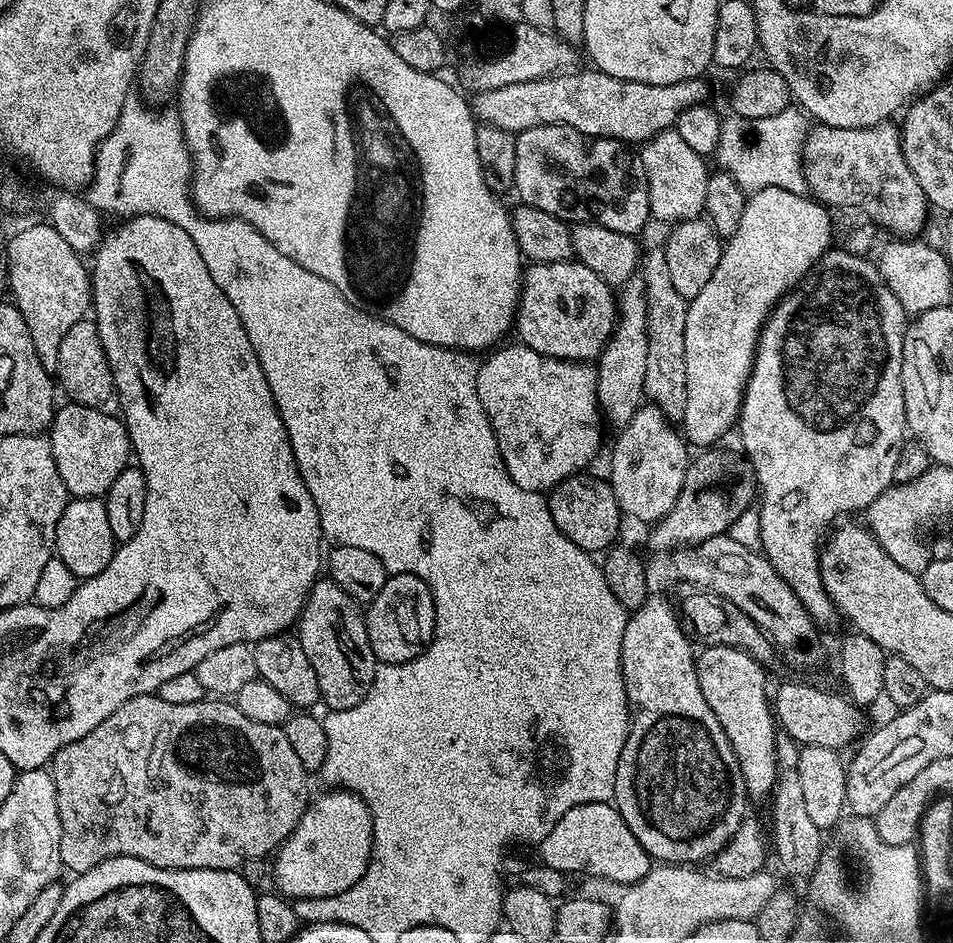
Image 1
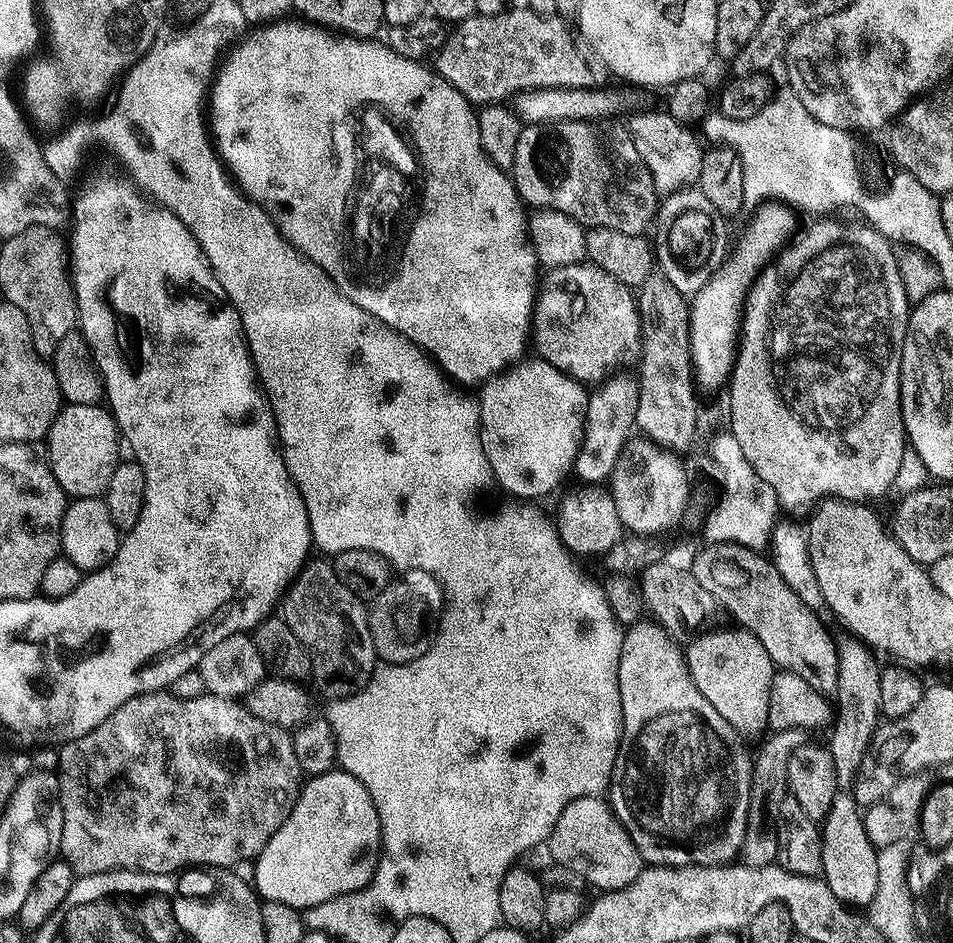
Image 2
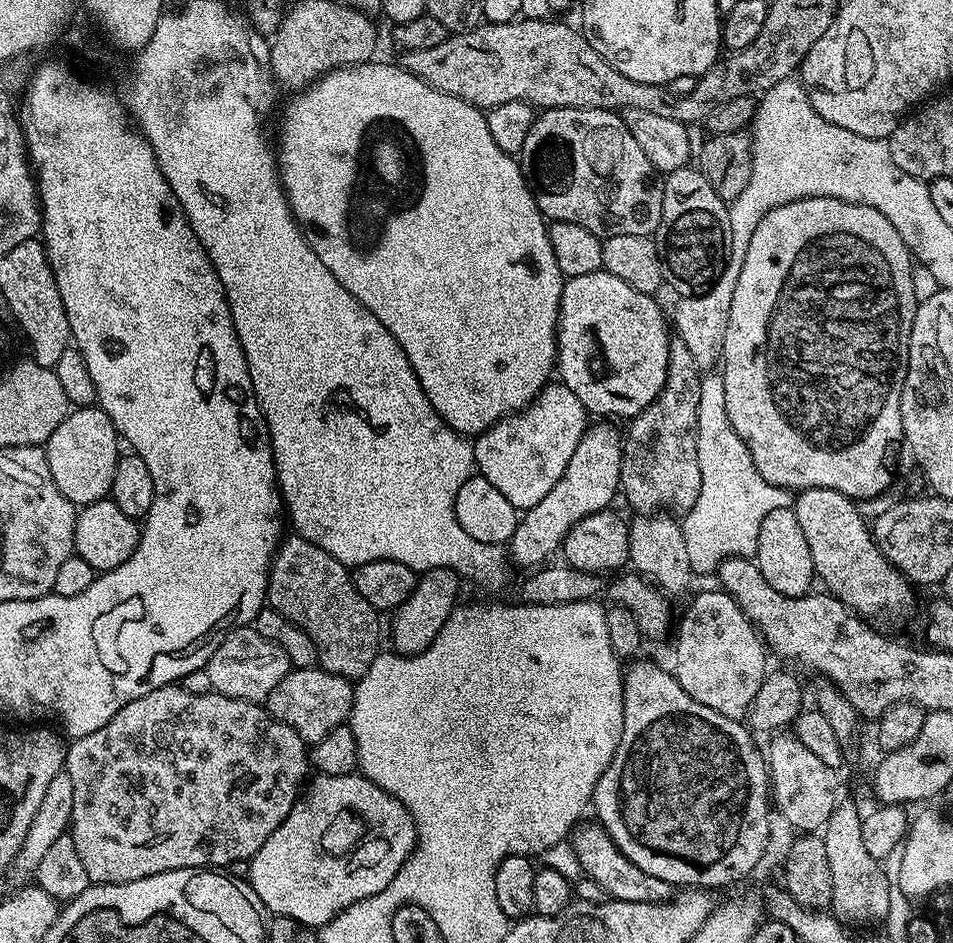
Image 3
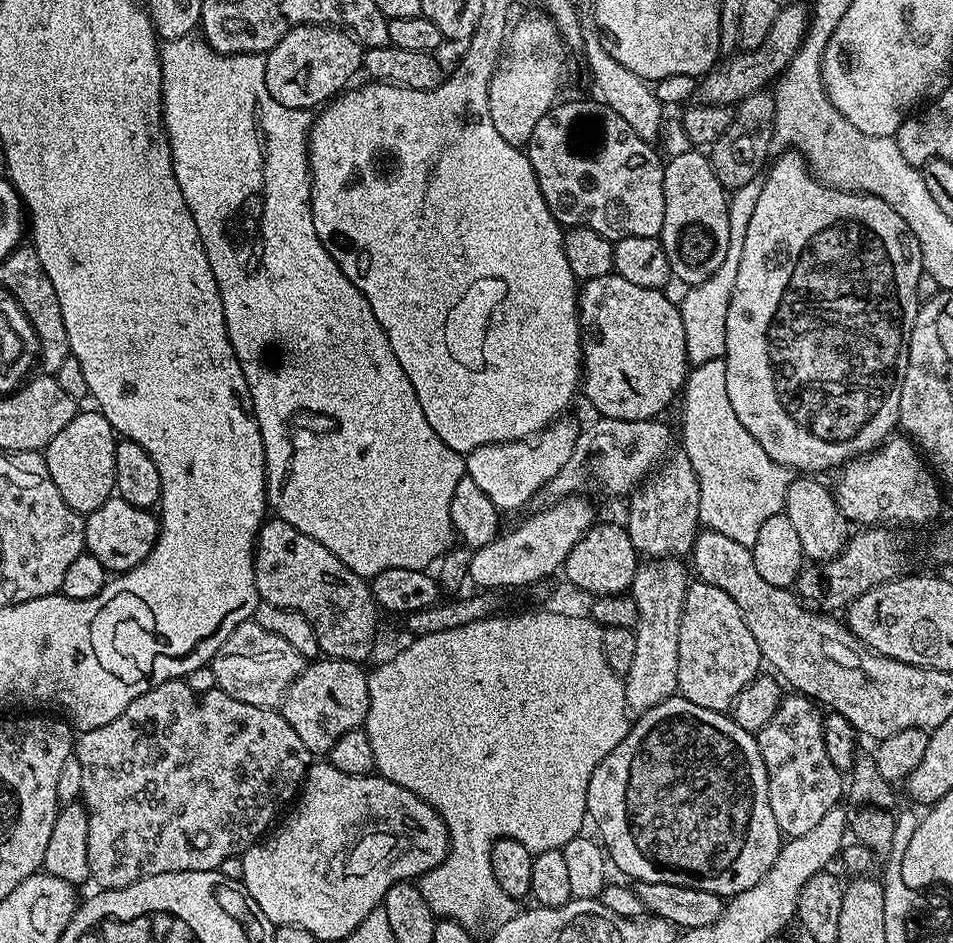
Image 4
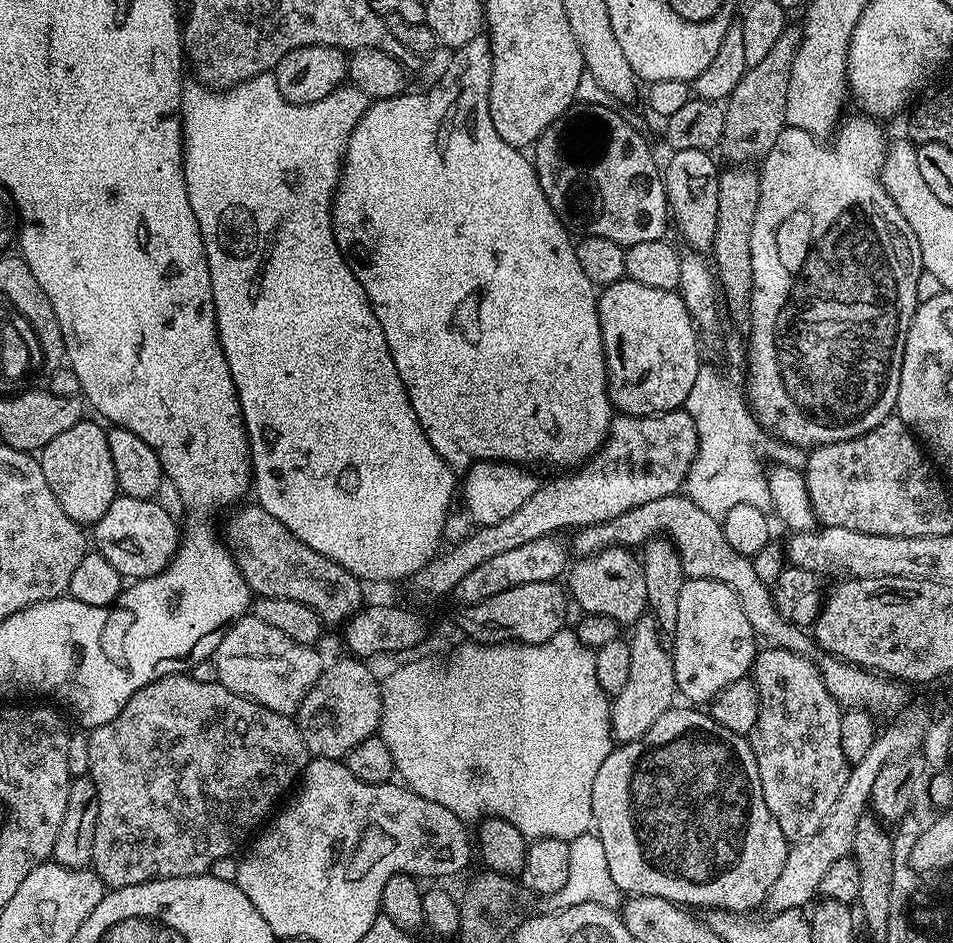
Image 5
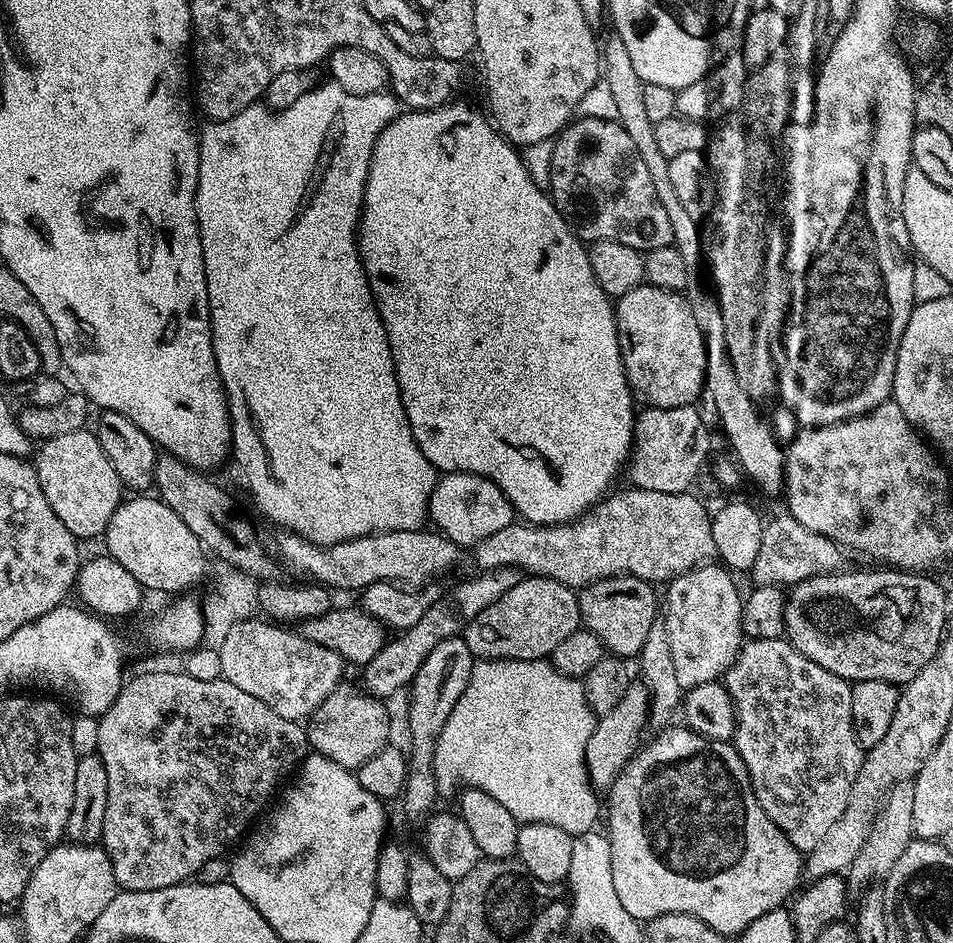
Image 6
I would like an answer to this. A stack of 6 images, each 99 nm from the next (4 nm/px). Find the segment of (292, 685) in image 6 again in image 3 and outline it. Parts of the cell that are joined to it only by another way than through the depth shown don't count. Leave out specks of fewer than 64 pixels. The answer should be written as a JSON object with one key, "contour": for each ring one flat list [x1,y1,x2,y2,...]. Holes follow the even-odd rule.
{"contour":[[245,626,235,628,214,650,206,665,215,691,223,696,229,696,235,700,250,700,253,702,267,701,270,690,286,678,290,671,290,665,286,658,286,650,258,634,255,627]]}

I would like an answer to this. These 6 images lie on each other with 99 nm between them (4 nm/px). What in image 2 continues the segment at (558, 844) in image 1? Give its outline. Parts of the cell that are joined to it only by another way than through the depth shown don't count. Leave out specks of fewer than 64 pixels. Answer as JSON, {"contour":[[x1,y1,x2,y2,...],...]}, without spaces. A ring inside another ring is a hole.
{"contour":[[587,796,570,802,558,814,558,822,547,839,555,863,582,874,592,888,601,893,617,892,630,886,646,865,640,859,634,842,626,834,622,822,612,812,612,805,600,796]]}

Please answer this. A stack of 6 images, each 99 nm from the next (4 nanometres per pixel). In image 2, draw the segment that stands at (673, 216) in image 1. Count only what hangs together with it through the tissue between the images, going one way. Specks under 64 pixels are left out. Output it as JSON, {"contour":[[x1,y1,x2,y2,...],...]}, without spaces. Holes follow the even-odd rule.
{"contour":[[660,110,640,112,637,116,630,117,628,124,626,123,626,131,634,142,634,150,642,154,646,170,650,170,650,178,654,178,657,193,676,192,679,188,687,188,697,183,705,149,700,148,701,141,698,136,696,141,689,125,680,124,667,110]]}

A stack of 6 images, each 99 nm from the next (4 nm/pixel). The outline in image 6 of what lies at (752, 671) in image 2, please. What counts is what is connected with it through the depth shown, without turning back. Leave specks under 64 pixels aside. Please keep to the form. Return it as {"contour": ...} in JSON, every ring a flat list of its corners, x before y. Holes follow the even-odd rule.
{"contour":[[720,562,697,564,686,574,671,577,668,593,663,593,662,619,666,634,670,634,670,651,681,690,720,680,745,643,744,600,732,577,733,573]]}

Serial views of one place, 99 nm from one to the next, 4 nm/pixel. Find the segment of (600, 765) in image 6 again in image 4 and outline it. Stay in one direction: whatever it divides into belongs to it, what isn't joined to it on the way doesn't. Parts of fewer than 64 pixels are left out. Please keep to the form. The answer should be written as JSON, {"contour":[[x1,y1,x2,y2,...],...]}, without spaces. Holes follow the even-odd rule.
{"contour":[[676,558,667,560,649,560,637,563,634,582,630,589,630,595,636,603,636,626,634,638,634,663,631,664,628,675,623,677,626,690,626,702,628,711,639,714,661,704,663,700,669,700,678,692,678,630,682,618,682,606,688,593,690,577,689,569,683,568,681,561]]}

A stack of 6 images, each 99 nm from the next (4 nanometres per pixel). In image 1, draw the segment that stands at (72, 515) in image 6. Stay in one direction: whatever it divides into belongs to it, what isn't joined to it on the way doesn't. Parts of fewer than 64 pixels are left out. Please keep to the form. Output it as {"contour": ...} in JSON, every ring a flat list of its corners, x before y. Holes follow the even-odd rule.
{"contour":[[64,402,57,407,50,425,50,439,54,462,58,466,58,474,62,474,62,482,69,493,76,498,100,498,110,490,114,478,122,474,124,468,130,464,130,445,128,443,128,430,124,427,123,419,119,415,106,412,103,407,90,406]]}

